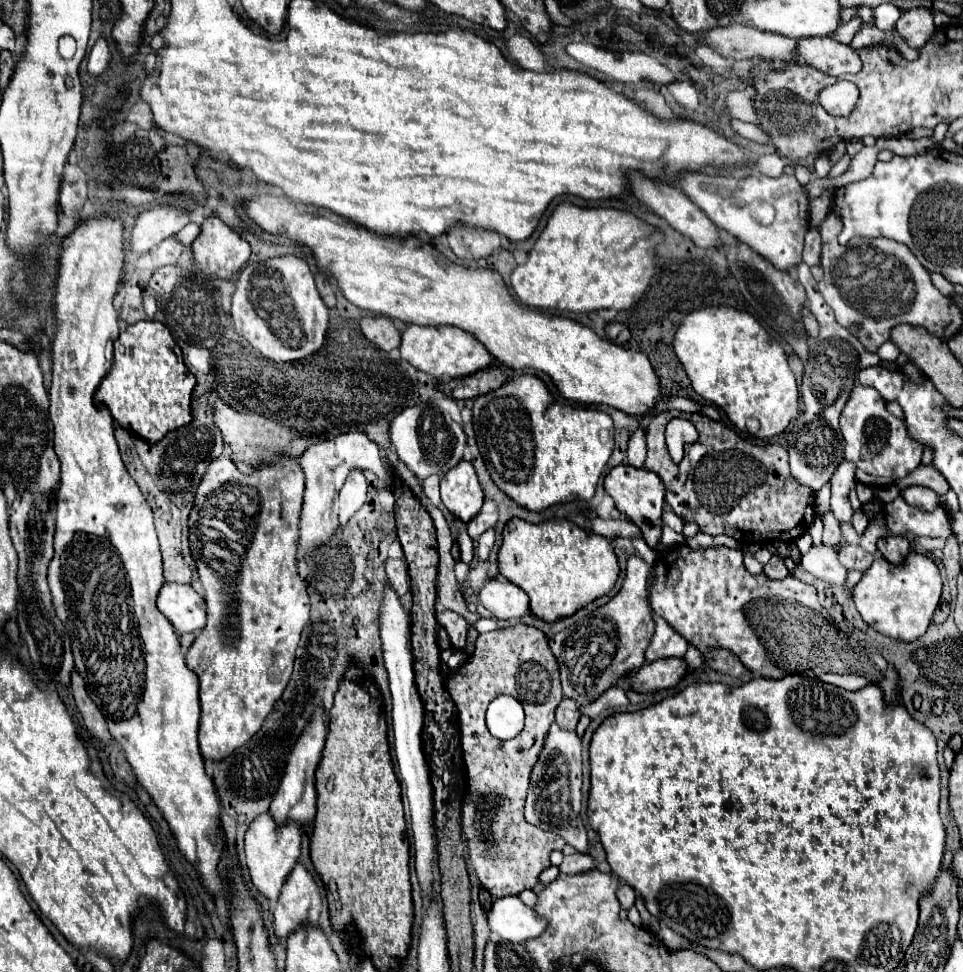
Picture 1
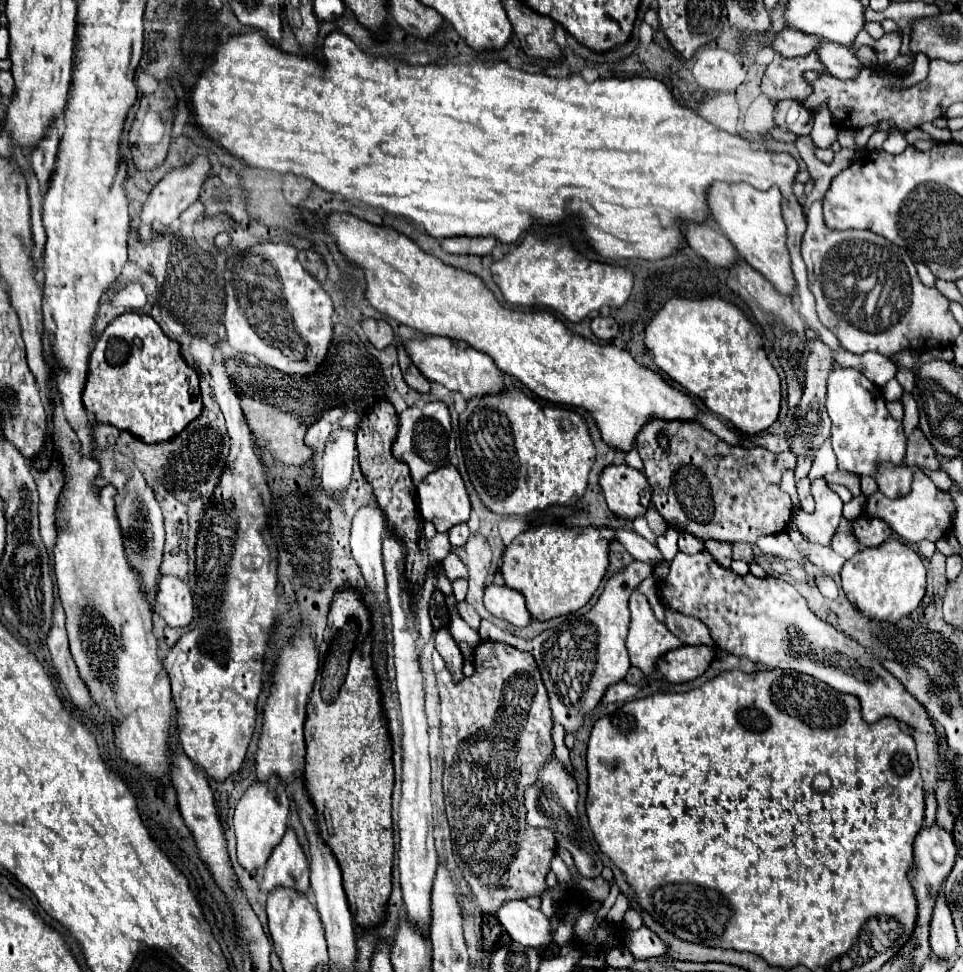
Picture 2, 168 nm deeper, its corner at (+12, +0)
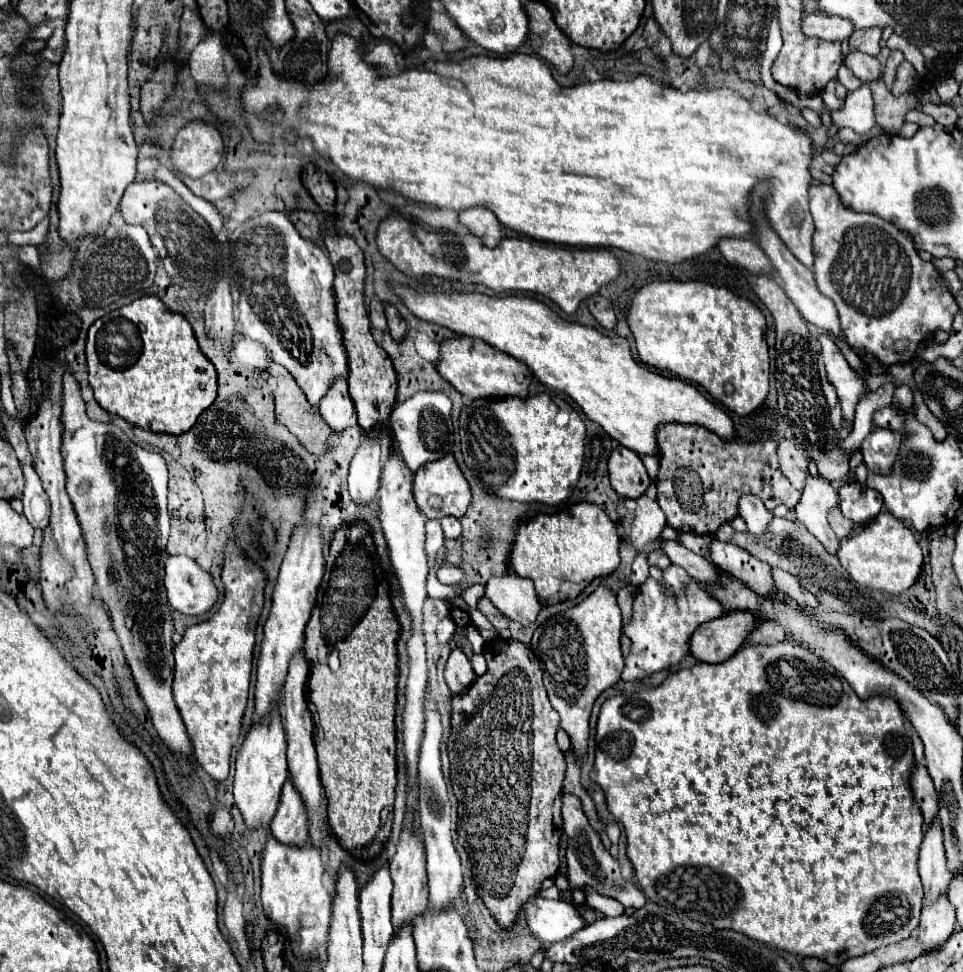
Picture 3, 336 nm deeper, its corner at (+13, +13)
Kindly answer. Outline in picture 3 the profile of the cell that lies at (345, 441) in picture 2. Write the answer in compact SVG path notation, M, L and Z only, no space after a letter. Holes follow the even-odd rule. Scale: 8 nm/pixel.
M334 379L334 383L328 387L326 395L322 397L320 413L336 435L342 433L350 425L350 417L356 411L354 411L350 393L348 393L346 379Z

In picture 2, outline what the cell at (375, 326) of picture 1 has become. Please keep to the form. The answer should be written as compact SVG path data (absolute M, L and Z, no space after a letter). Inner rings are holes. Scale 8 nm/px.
M365 318L361 322L361 328L367 336L367 340L375 346L375 348L385 348L393 342L393 330L385 320L373 320L373 318Z

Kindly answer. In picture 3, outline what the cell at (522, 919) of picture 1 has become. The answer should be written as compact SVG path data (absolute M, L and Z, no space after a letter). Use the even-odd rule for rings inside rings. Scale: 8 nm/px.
M532 897L522 907L522 915L526 915L530 931L540 941L550 941L550 943L562 941L586 925L582 913L574 905L542 897Z

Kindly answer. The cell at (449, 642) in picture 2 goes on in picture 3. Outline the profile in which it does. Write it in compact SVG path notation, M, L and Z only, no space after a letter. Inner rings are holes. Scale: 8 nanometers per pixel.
M452 649L444 675L446 675L446 683L454 695L466 693L470 683L474 683L474 677L476 677L472 663L460 649Z

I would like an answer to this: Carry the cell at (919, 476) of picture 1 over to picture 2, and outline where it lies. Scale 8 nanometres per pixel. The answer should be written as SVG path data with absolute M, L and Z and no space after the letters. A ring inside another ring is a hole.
M915 430L907 440L905 464L911 466L911 468L927 468L927 470L937 470L939 468L935 450L931 448L929 440L923 436L921 430Z

